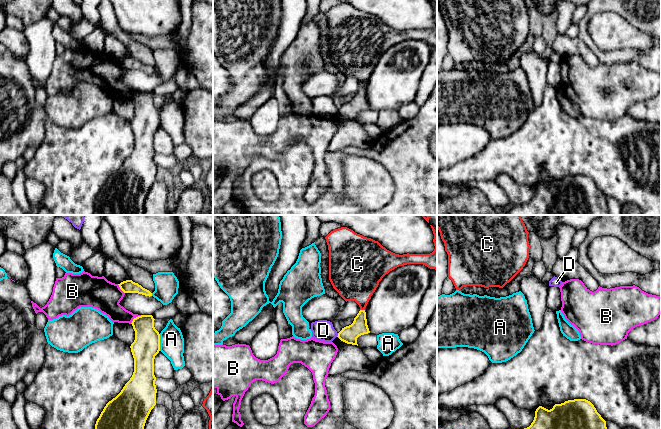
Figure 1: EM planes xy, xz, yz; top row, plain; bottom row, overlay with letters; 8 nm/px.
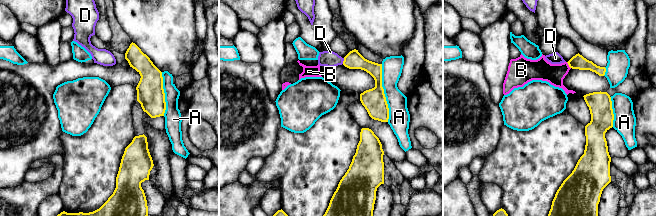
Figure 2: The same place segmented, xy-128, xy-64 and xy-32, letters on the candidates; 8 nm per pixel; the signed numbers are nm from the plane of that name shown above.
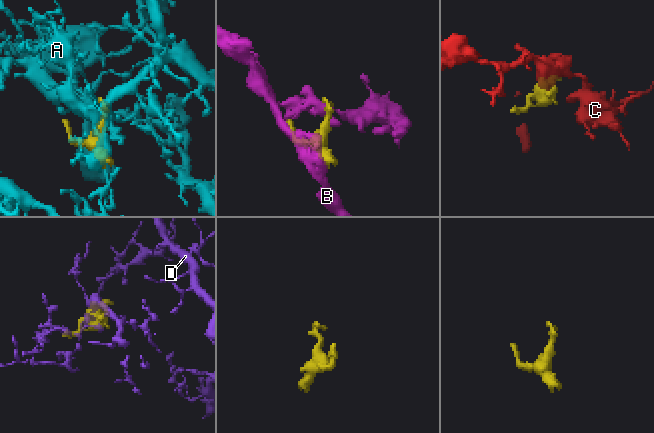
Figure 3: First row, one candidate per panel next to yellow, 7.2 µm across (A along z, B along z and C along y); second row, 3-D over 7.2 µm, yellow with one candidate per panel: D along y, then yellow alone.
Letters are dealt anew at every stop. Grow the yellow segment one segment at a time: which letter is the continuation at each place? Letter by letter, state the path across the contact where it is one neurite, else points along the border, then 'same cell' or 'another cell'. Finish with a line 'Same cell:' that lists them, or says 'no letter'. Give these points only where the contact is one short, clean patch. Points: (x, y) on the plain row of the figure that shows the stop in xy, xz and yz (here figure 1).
A: another cell
B: another cell
C: same cell
D: border xz (338, 109), (336, 112); another cell
Same cell: C

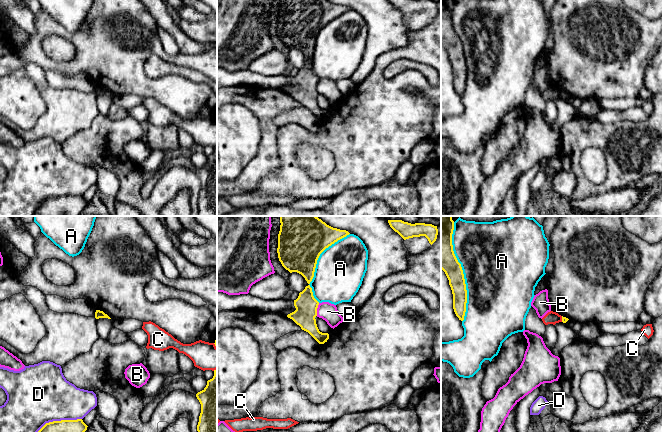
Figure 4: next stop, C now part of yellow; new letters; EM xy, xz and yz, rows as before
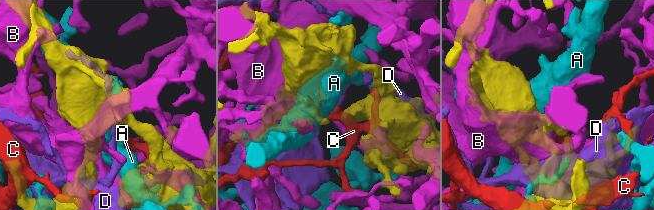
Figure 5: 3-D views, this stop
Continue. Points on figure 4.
A: another cell
B: another cell
C: another cell
D: another cell
Same cell: no letter

